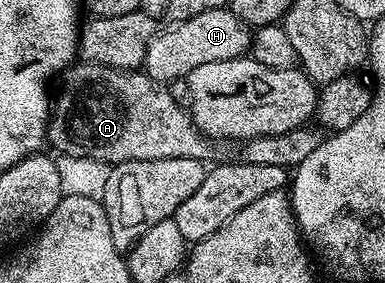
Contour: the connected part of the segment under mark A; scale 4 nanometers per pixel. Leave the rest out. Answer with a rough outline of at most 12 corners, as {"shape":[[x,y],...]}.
{"shape":[[89,60],[61,75],[46,136],[111,164],[195,158],[296,168],[304,125],[201,134],[169,85]]}

